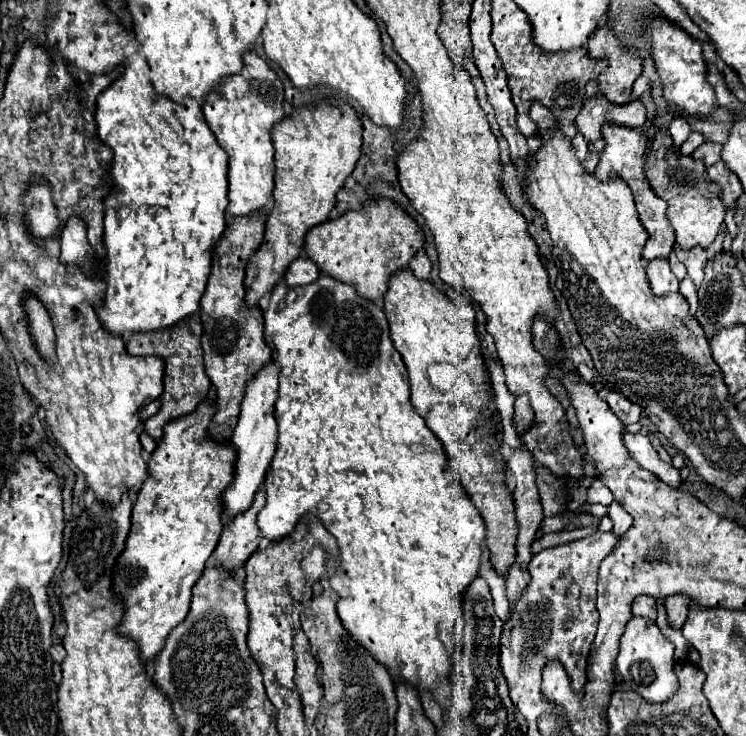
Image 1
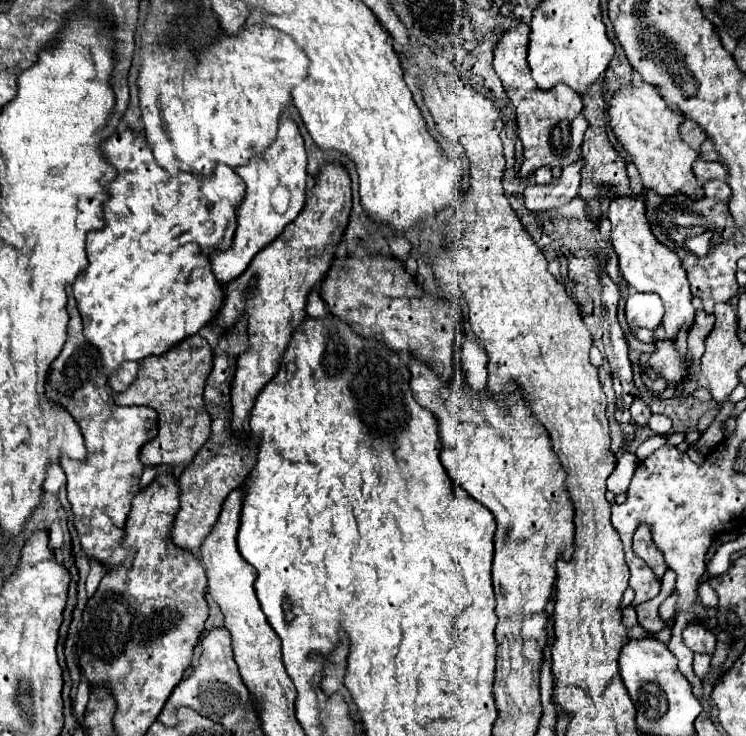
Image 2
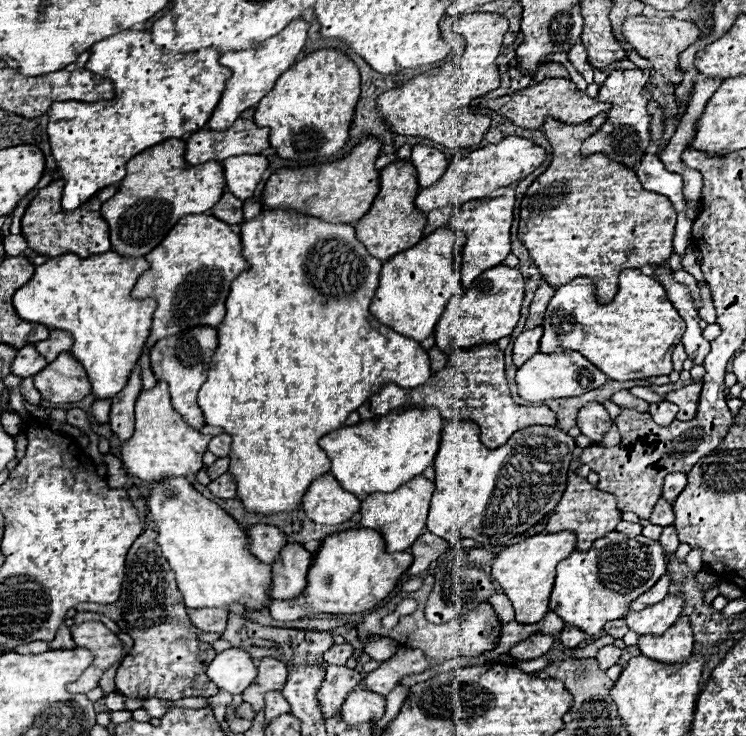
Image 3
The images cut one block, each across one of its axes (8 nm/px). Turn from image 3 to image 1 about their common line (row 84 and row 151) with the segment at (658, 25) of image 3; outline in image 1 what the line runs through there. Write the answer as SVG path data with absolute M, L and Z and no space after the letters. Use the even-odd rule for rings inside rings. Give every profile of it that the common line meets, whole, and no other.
M666 130L658 132L650 150L646 152L646 180L650 182L650 188L656 192L656 196L668 202L668 220L674 226L676 244L682 250L690 250L694 246L708 248L722 230L726 204L720 200L720 186L708 180L702 160L678 154L670 134Z

